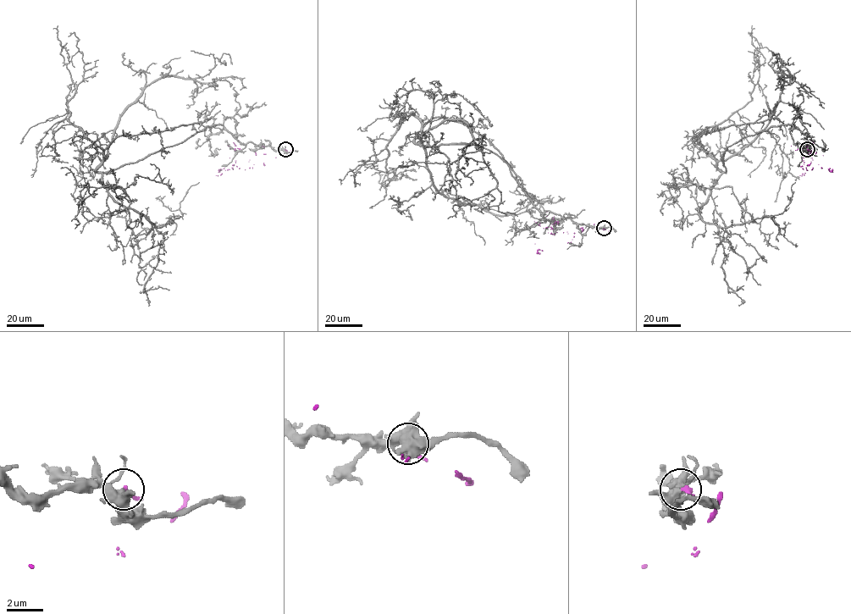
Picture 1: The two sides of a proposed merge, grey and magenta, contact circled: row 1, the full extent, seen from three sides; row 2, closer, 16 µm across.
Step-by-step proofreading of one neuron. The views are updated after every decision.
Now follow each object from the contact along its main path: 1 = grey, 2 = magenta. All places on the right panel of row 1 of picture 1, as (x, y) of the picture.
1: (807, 149), (792, 125), (771, 126), (727, 147), (718, 168), (794, 79), (775, 90)
2: (807, 149), (804, 157), (810, 153), (812, 160), (803, 168), (804, 164), (829, 168), (812, 157), (811, 141)

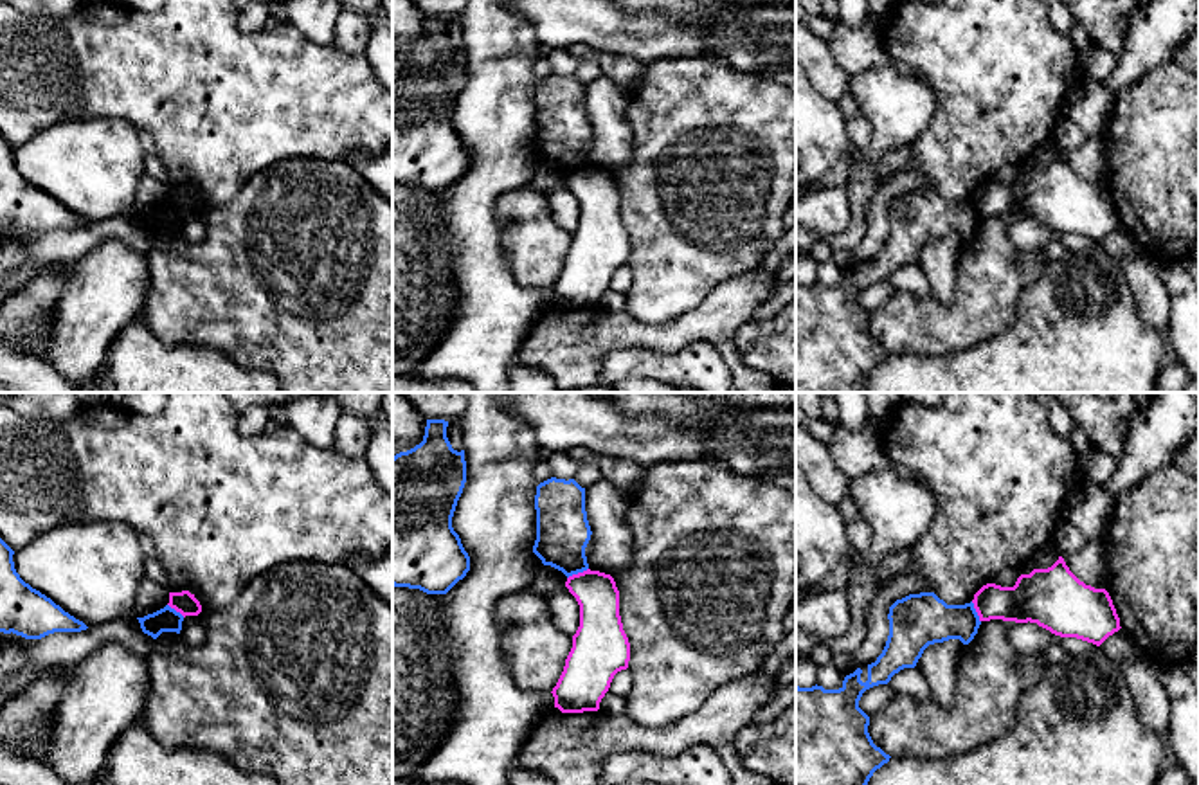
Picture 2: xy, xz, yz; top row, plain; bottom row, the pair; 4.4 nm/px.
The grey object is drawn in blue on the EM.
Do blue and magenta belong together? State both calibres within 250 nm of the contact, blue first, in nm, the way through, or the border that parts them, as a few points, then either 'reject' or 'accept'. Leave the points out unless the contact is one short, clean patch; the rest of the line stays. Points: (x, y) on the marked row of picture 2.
240 nm thick on the blue side, 190 nm on the other; border along xz (587, 568), (567, 578); reject

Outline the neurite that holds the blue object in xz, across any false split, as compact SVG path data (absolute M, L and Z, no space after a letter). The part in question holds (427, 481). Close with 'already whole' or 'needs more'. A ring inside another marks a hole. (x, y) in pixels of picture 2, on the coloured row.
M427 420L419 445L392 457L392 585L446 594L470 571L452 528L466 483L464 450L452 448L448 421Z; already whole

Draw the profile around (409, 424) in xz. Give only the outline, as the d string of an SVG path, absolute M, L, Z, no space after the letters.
M392 392L392 457L423 441L427 420L401 392Z

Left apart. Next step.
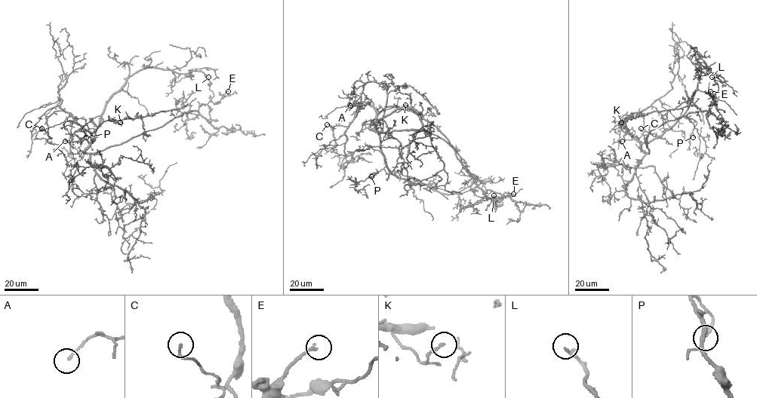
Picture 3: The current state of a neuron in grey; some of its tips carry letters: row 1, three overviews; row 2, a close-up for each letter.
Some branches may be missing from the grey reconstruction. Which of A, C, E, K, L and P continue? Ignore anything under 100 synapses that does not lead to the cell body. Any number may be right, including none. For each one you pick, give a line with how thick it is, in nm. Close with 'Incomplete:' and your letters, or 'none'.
Incomplete: none

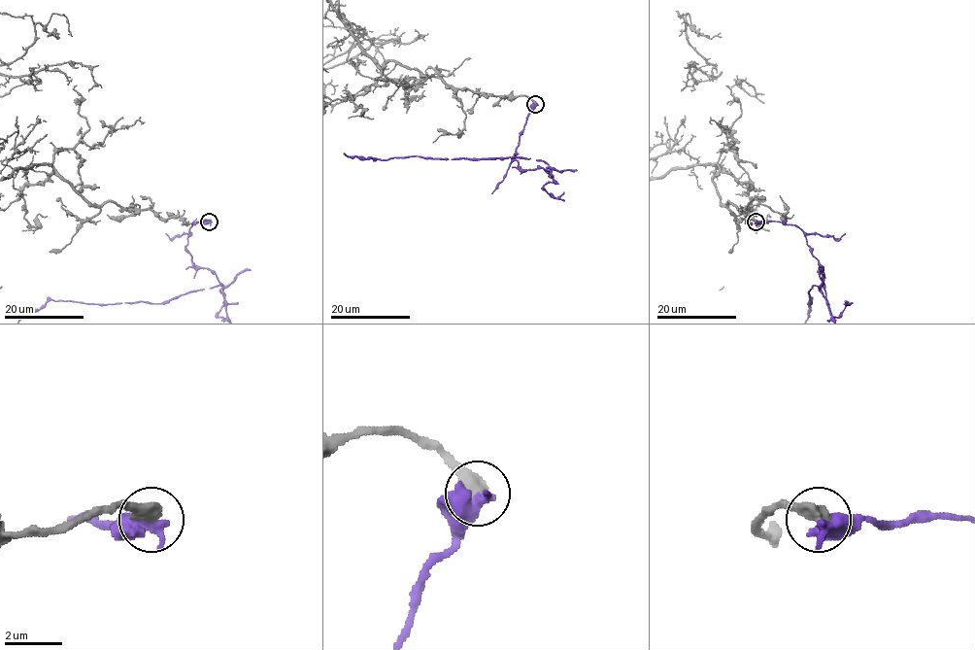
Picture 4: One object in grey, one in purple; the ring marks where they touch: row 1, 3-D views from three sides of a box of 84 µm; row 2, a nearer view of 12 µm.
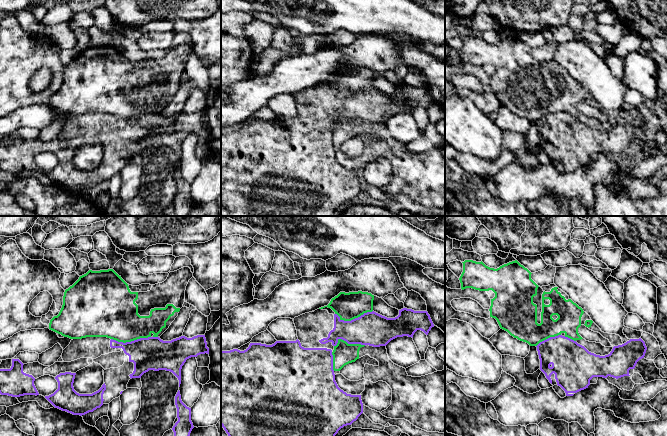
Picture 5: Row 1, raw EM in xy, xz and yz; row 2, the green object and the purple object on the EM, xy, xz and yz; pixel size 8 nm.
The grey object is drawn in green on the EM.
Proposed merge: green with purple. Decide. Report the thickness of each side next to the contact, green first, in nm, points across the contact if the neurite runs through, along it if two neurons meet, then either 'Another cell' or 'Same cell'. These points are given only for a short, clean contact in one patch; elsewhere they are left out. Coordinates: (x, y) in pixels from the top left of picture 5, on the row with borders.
Thickness 380 nm (green) against 260 nm. Another cell

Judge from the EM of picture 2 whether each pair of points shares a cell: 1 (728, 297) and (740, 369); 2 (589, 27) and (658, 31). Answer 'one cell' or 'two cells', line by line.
1: one cell
2: one cell

